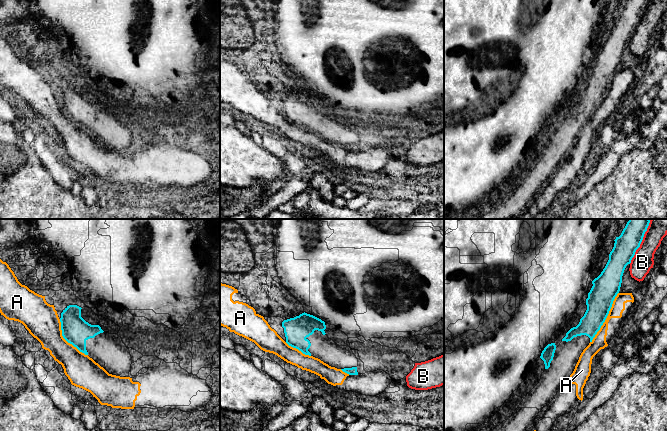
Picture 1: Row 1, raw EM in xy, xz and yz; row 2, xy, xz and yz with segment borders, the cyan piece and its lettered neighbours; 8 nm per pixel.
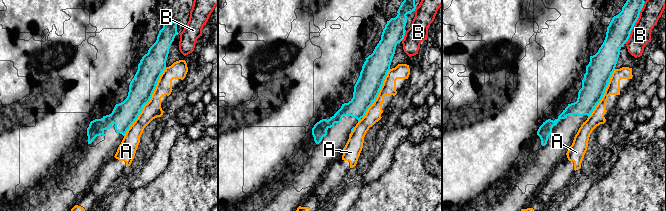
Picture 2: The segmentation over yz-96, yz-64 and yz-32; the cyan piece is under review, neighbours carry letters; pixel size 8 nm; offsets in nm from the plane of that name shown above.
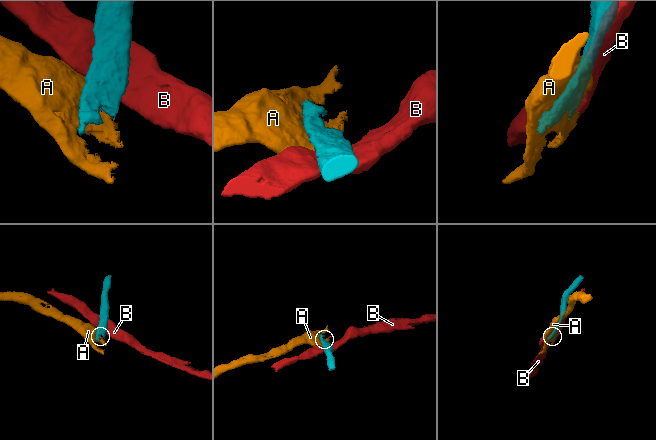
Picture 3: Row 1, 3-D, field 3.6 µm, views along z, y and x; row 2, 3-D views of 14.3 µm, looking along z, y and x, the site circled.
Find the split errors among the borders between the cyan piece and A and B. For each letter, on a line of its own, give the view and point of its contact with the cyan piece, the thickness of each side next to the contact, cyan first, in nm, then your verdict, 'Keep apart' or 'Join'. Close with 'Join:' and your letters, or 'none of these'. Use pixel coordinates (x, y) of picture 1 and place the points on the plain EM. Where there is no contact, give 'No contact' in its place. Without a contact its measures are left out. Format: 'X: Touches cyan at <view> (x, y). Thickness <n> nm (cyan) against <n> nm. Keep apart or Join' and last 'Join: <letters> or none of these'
A: Touches cyan at yz (606, 93). Thickness 220 nm (cyan) against 110 nm. Keep apart
B: Touches cyan at yz (640, 19). Thickness 190 nm (cyan) against 170 nm. Keep apart
Join: none of these

